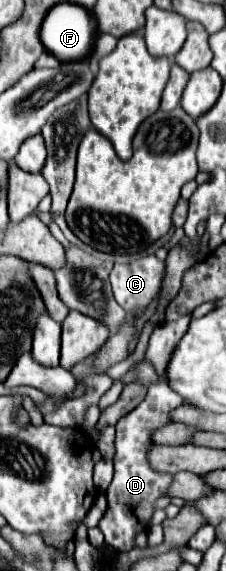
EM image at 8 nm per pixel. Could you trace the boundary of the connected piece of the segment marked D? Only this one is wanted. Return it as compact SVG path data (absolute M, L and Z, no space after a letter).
M158 382L156 386L148 388L148 394L140 402L140 406L116 424L114 480L106 490L108 510L102 516L98 528L104 534L104 542L110 544L118 552L128 552L134 546L132 542L134 542L136 532L148 528L148 520L152 516L152 502L164 496L164 490L172 482L170 474L160 474L160 472L150 470L150 464L146 460L146 450L152 444L148 434L156 426L164 426L164 422L170 422L170 416L168 416L170 410L178 408L180 404L182 404L182 398L170 386L164 386L164 382Z

